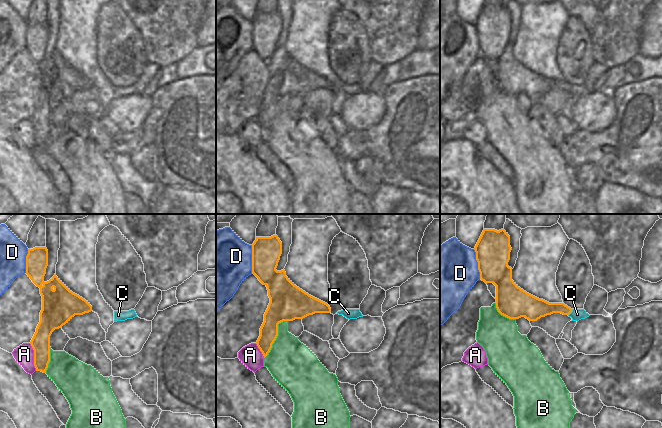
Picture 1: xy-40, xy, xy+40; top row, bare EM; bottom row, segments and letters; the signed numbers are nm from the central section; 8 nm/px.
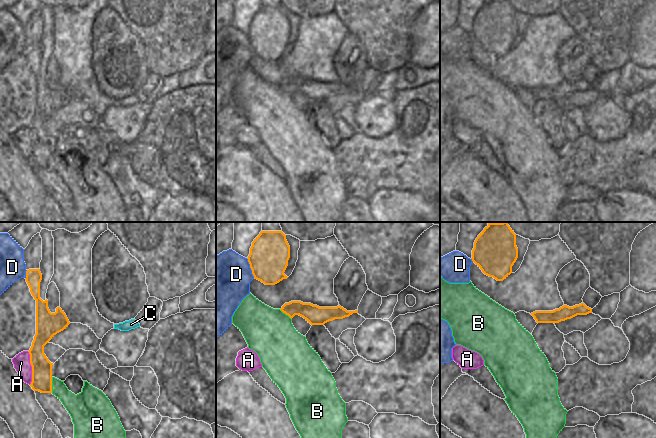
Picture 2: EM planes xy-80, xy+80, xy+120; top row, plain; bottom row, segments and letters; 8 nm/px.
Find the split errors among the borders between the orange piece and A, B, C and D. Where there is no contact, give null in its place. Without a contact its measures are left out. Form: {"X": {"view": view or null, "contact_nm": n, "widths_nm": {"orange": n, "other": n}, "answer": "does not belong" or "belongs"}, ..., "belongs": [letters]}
{"A": {"view": "xy-40", "contact_nm": 240, "widths_nm": {"orange": 150, "other": 160}, "answer": "does not belong"}, "B": {"view": "xy", "contact_nm": 360, "widths_nm": {"orange": 260, "other": 360}, "answer": "does not belong"}, "C": {"view": "xy+40", "contact_nm": 70, "widths_nm": {"orange": 140, "other": 100}, "answer": "does not belong"}, "D": {"view": "xy+40", "contact_nm": 240, "widths_nm": {"orange": 280, "other": 440}, "answer": "does not belong"}, "belongs": []}

